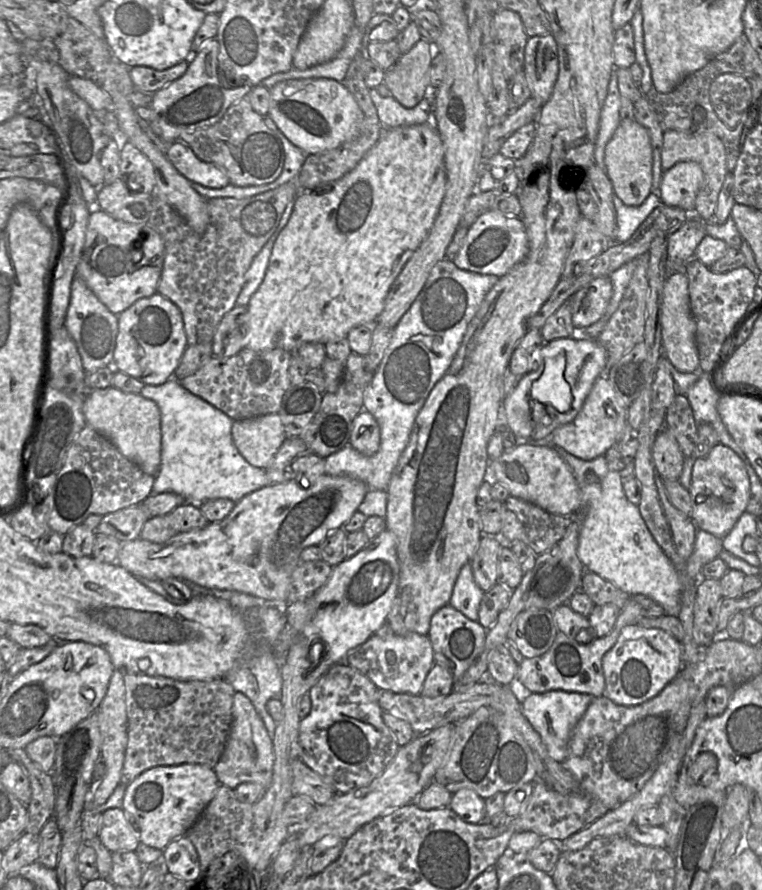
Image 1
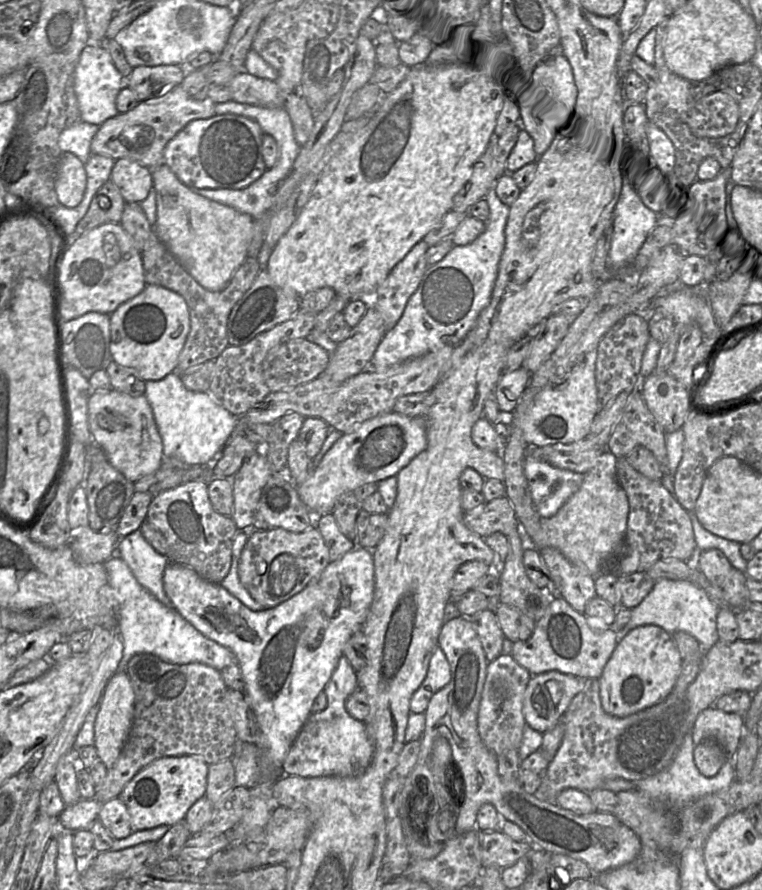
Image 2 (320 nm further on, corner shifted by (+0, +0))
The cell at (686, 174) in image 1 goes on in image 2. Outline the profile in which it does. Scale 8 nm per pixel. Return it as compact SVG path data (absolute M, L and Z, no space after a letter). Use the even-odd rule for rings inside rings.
M647 122L647 135L650 143L651 157L654 158L657 170L665 177L676 173L676 150L663 130Z

